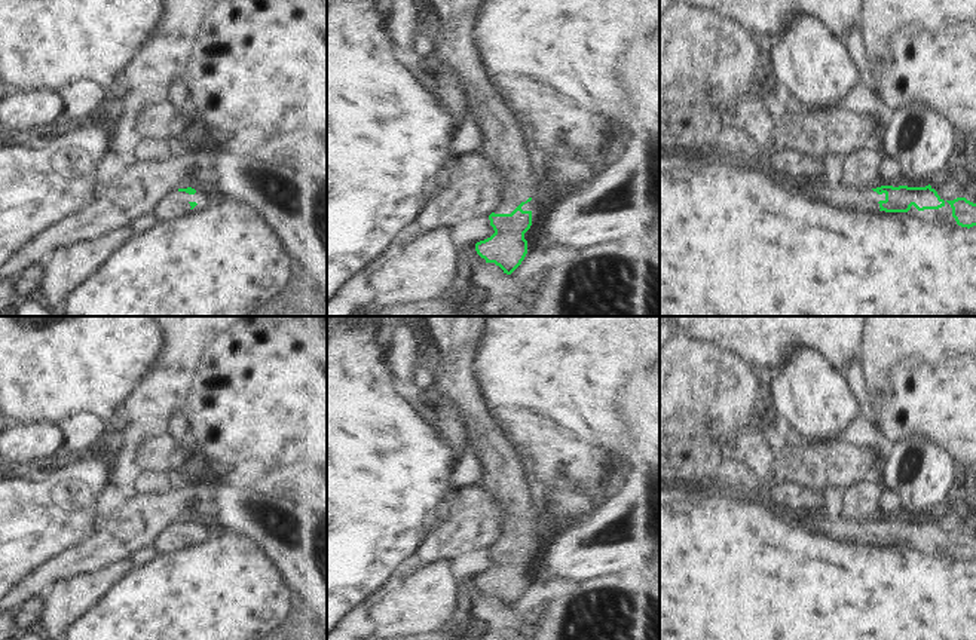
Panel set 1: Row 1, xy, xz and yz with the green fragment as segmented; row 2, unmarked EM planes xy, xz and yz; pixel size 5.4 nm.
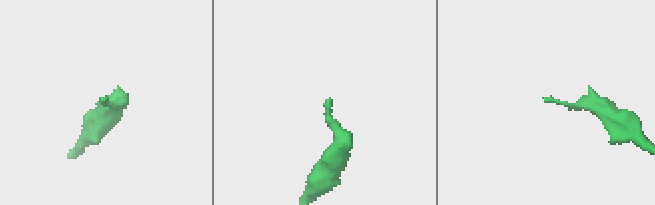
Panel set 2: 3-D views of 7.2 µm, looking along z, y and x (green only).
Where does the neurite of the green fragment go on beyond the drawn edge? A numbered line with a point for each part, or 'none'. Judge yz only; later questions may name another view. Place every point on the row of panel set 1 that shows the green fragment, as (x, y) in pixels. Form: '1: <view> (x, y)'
1: yz (871, 204)

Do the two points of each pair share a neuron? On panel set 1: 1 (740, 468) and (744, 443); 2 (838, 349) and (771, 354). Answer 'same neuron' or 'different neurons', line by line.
1: different neurons
2: same neuron

